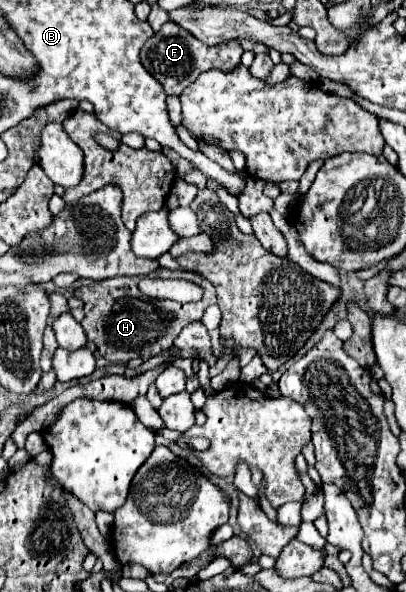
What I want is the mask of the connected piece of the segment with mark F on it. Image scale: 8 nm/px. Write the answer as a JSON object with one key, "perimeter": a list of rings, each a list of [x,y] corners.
{"perimeter":[[[166,22],[142,48],[140,58],[144,68],[156,78],[160,80],[160,84],[164,86],[164,90],[170,96],[180,96],[182,90],[192,84],[202,72],[218,68],[218,70],[234,70],[240,64],[242,58],[242,46],[238,40],[228,40],[226,44],[216,44],[216,46],[208,46],[202,44],[198,38],[194,38],[190,32],[186,32],[182,26],[174,24],[174,22]]]}

